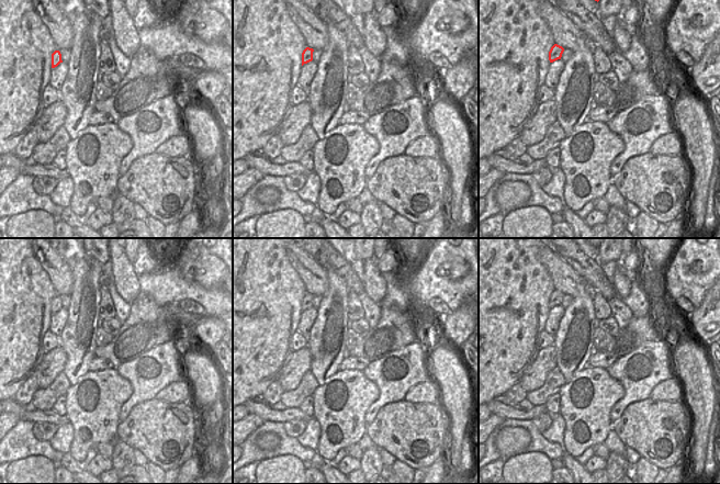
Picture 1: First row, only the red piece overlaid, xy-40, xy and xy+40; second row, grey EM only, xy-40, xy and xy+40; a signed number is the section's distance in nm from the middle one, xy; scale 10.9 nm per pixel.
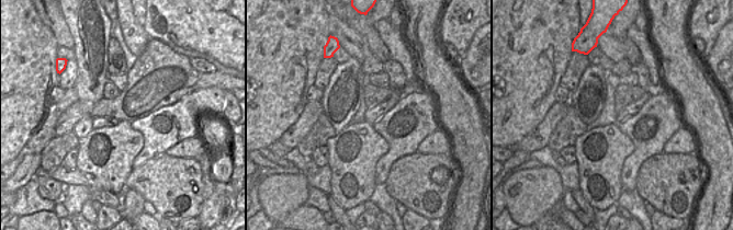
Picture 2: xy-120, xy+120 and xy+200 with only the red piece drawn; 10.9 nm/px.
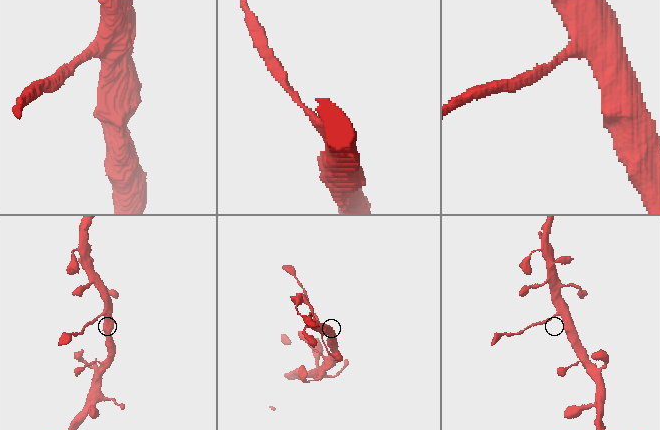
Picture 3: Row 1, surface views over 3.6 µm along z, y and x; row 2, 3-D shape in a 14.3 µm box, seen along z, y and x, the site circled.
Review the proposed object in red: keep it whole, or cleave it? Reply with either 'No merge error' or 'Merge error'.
Merge error.

